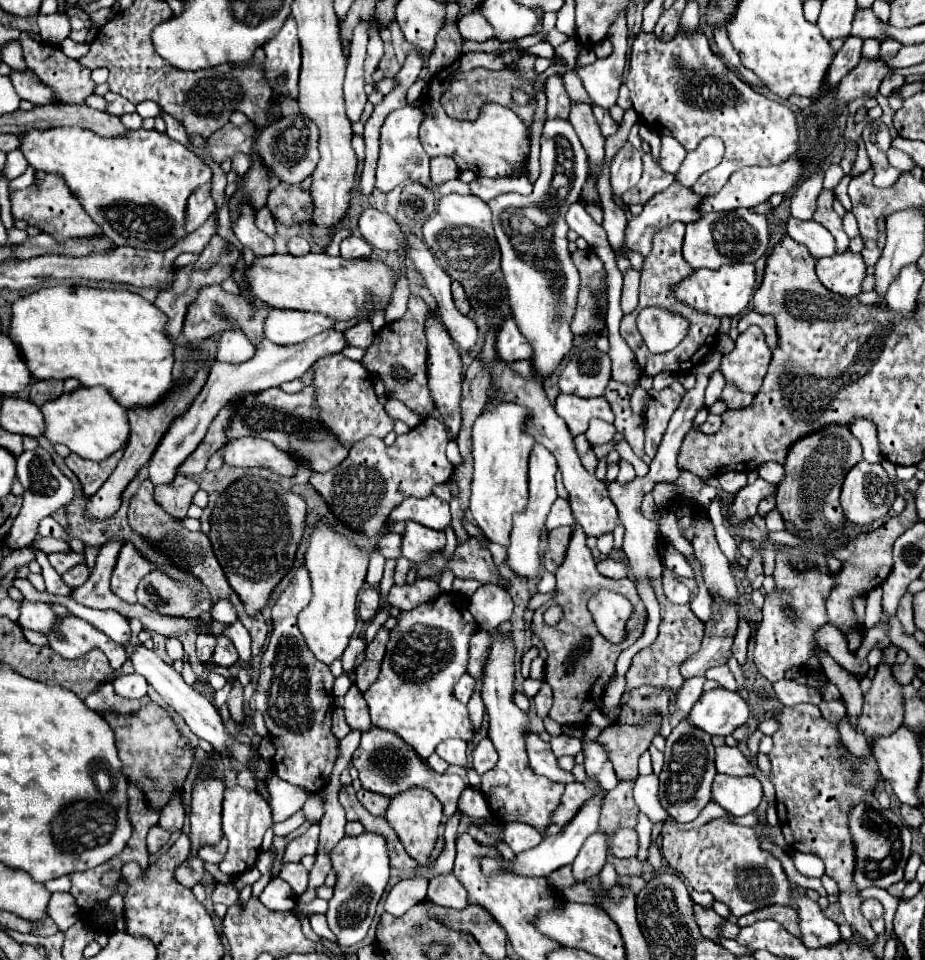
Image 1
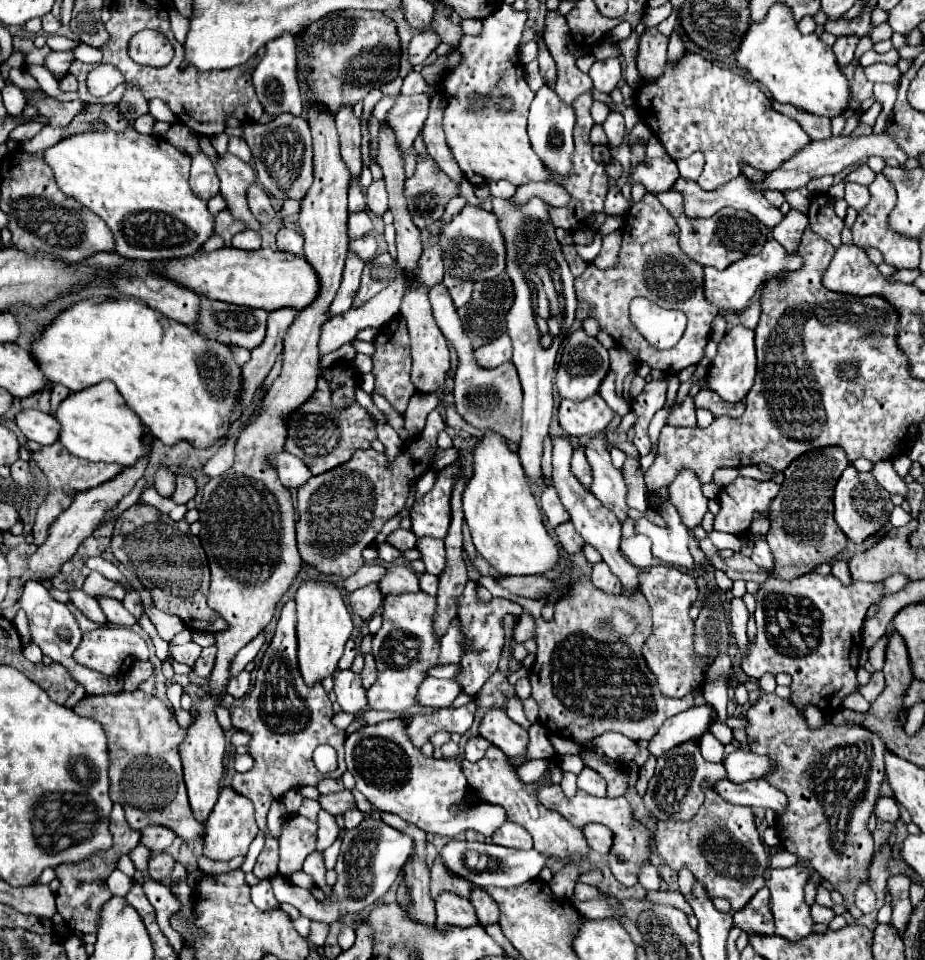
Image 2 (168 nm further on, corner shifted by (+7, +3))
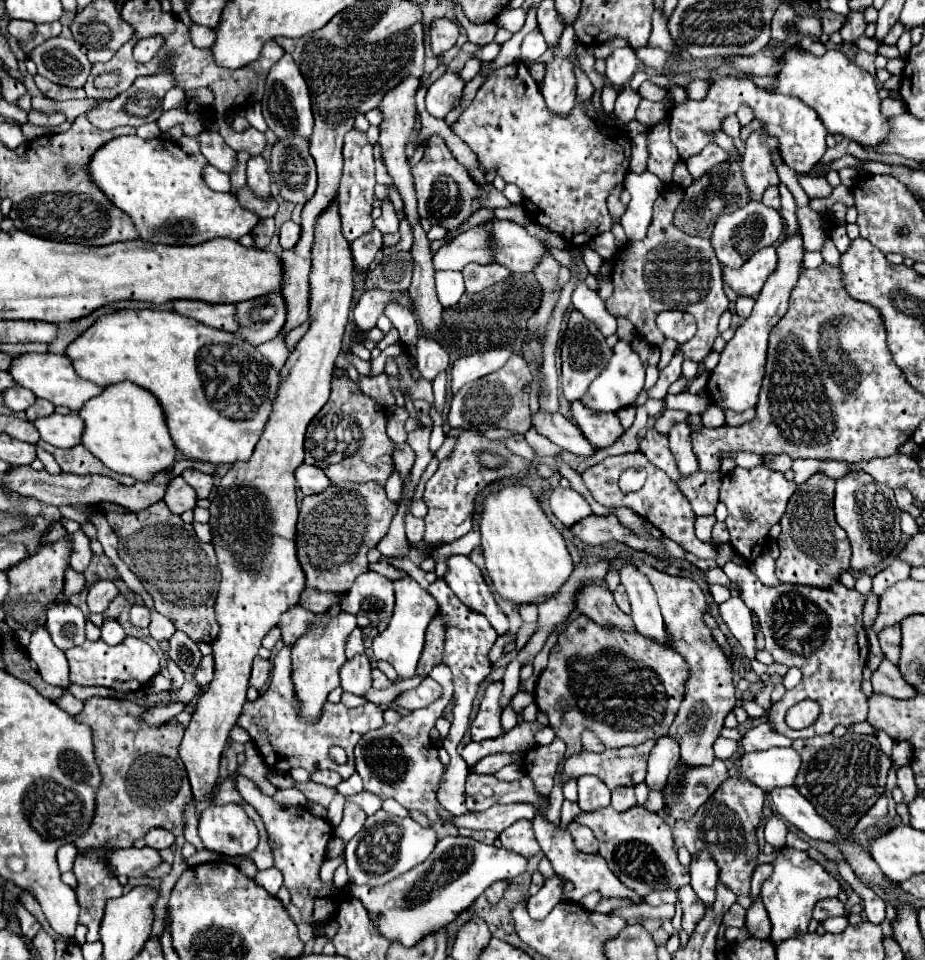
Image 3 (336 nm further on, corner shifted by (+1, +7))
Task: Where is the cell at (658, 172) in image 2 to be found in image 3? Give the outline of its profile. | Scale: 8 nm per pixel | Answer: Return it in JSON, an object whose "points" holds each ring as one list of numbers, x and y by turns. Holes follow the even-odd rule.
{"points":[[676,162,672,180,674,180,674,184,678,184,678,186,682,186,682,188,688,188,688,184,692,184,694,178,692,178,690,172,686,170,686,164,684,164,684,162]]}

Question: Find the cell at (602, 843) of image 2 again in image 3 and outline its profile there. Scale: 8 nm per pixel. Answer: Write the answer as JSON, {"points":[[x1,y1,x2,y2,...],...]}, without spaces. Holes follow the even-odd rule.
{"points":[[570,822,570,832,572,832,572,838,576,842,576,848,580,848,582,852,588,852,588,854,598,852,600,842,596,840,594,832,588,826,580,826,576,822]]}

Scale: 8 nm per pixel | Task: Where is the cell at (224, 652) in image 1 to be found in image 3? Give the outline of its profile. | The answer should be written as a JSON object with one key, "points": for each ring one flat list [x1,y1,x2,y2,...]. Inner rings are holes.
{"points":[[210,654,210,656,204,656,200,660,198,670,194,672,194,680,196,680,198,686,208,686,210,680,212,680,212,676,214,676,214,656]]}

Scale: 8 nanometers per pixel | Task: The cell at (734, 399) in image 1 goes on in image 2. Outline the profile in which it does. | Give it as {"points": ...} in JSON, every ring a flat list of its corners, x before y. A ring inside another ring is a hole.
{"points":[[702,388,692,400,694,400,694,406,696,406,696,408,710,410,716,418,718,418,718,416,738,418,738,416,742,416,742,412,744,412,744,404,742,404,742,402,738,402,738,404,724,402,716,392,712,392,712,390,708,390,708,388]]}

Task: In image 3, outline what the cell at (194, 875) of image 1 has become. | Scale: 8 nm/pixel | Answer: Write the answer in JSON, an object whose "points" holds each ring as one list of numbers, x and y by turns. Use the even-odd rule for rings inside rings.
{"points":[[120,848,120,850,110,850,108,852,108,862,114,874,124,874,124,876,144,876,148,870,154,870,162,864,162,856,154,848]]}

